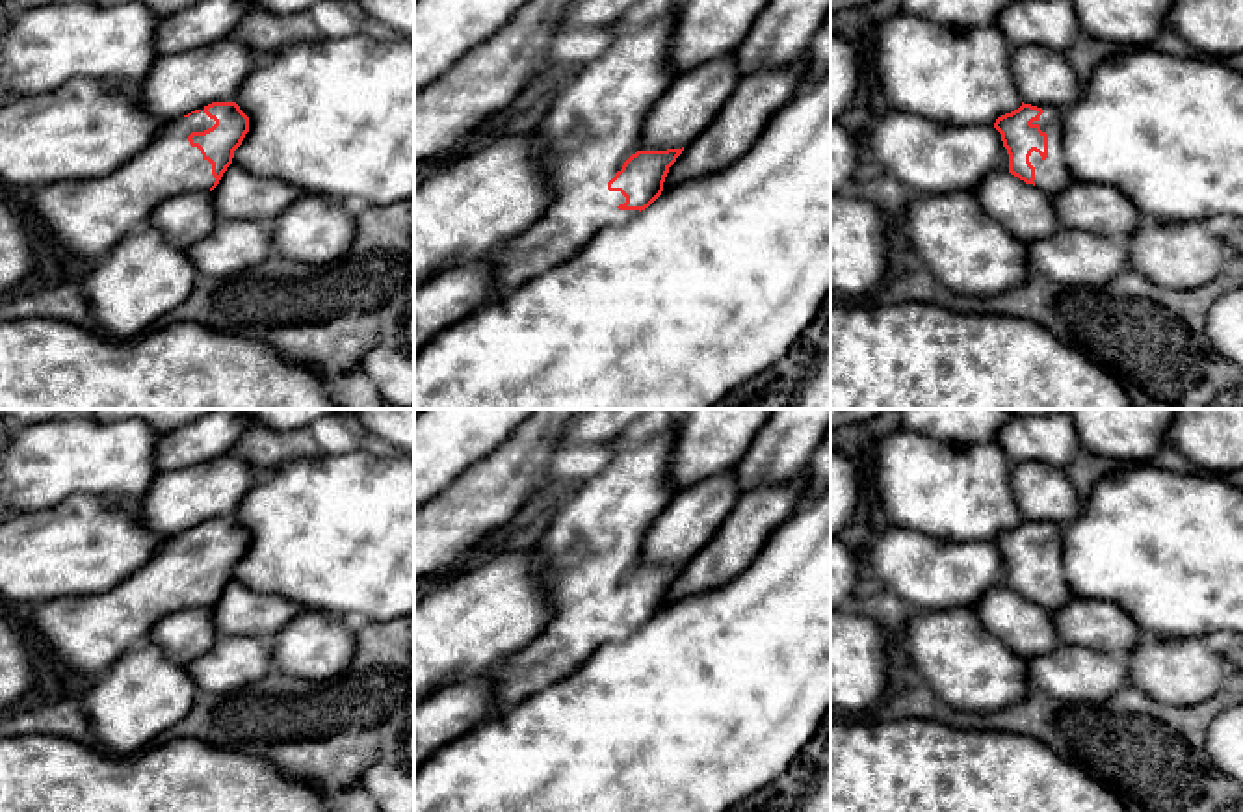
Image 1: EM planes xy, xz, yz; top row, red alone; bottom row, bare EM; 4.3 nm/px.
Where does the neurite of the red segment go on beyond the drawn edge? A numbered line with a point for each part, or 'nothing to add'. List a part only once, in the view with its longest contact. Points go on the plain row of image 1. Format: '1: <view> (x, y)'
1: xy (86, 634)

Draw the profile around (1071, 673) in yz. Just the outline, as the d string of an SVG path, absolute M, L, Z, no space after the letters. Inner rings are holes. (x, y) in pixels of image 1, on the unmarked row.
M1070 643L1039 658L1026 658L1029 684L1066 702L1104 702L1120 689L1132 688L1128 661Z

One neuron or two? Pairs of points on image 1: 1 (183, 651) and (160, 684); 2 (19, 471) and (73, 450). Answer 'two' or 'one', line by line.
1: two
2: one

